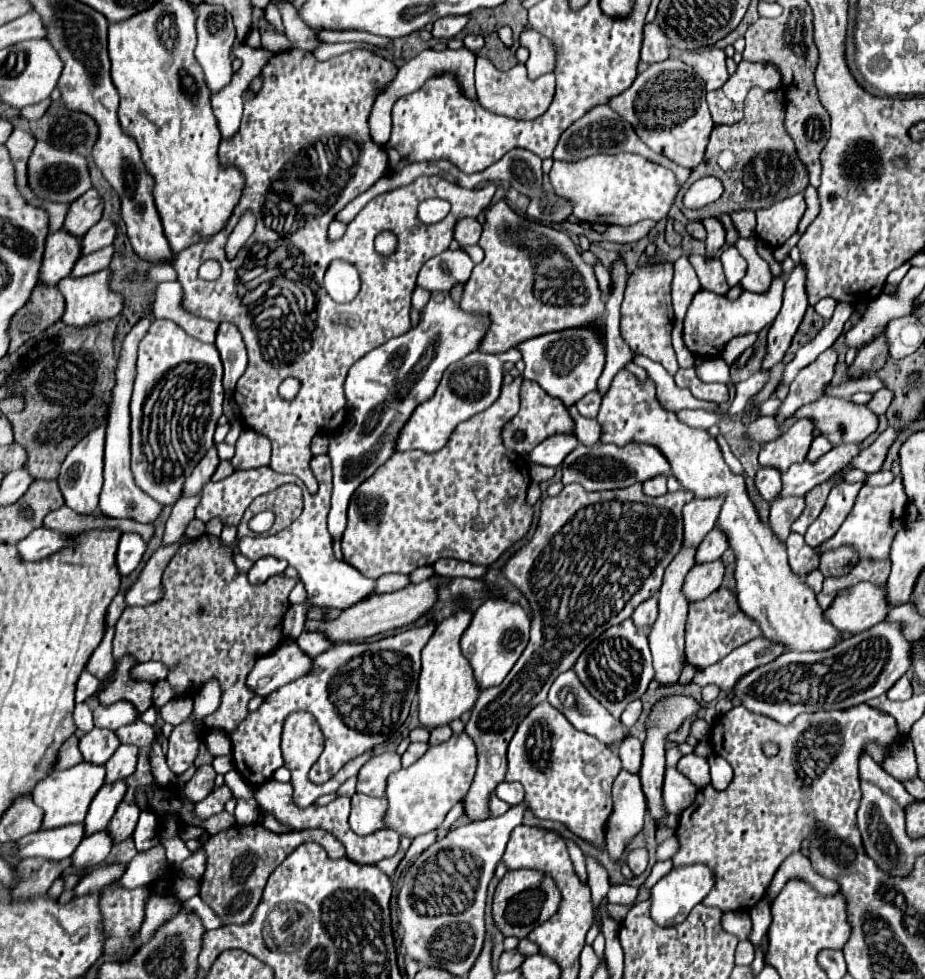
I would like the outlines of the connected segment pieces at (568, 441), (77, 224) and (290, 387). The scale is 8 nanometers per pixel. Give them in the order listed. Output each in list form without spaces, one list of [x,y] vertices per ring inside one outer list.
[[[564,432],[564,434],[554,434],[546,438],[542,444],[538,444],[530,452],[530,464],[540,464],[540,466],[560,466],[566,458],[576,448],[576,436],[574,432]]]
[[[92,188],[70,204],[70,212],[66,216],[64,228],[74,236],[82,236],[102,218],[102,210],[104,210],[104,202],[100,194]]]
[[[286,378],[282,384],[280,384],[280,396],[282,398],[294,398],[296,392],[300,388],[300,382],[294,380],[294,378]]]

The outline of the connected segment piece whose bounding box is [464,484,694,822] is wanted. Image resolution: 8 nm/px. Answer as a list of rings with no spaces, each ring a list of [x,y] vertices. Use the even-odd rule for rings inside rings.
[[[570,484],[564,486],[564,490],[558,496],[544,500],[540,524],[534,538],[530,540],[530,544],[518,550],[504,566],[506,578],[518,590],[522,590],[522,594],[528,598],[532,606],[534,618],[532,618],[530,642],[520,660],[510,670],[510,674],[504,678],[504,682],[480,692],[480,698],[476,700],[472,716],[466,724],[466,732],[478,748],[478,770],[464,798],[464,814],[470,820],[476,822],[490,818],[490,808],[488,808],[490,794],[494,792],[498,782],[502,782],[506,776],[508,742],[514,736],[522,718],[534,706],[546,700],[554,678],[572,668],[582,650],[594,638],[598,638],[598,634],[630,618],[632,612],[638,608],[638,604],[652,598],[660,590],[664,570],[670,564],[670,560],[678,554],[684,540],[682,506],[692,498],[694,494],[690,494],[688,490],[676,490],[672,494],[668,492],[664,496],[650,498],[642,494],[640,484],[622,490],[604,490],[604,492],[586,492],[578,484]]]

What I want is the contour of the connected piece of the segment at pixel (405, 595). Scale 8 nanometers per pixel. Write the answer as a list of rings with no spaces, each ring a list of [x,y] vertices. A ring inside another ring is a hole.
[[[424,580],[420,584],[410,584],[404,590],[398,590],[394,594],[374,594],[374,596],[346,608],[336,620],[306,620],[306,630],[308,632],[322,632],[334,644],[354,642],[360,638],[376,636],[380,632],[410,626],[418,618],[426,616],[436,602],[438,602],[438,590],[434,590],[434,582]]]

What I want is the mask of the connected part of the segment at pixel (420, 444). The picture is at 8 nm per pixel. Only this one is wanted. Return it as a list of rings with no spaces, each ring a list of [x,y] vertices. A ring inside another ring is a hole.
[[[512,348],[502,354],[474,352],[458,360],[456,364],[448,366],[436,394],[414,410],[414,414],[410,416],[410,422],[406,422],[406,426],[402,428],[402,434],[398,434],[398,442],[394,450],[396,452],[406,452],[406,450],[438,452],[440,448],[444,448],[450,434],[460,422],[472,418],[474,414],[486,410],[488,406],[496,402],[496,398],[500,396],[500,388],[502,388],[504,362],[516,362],[516,360],[520,360],[520,352]]]

